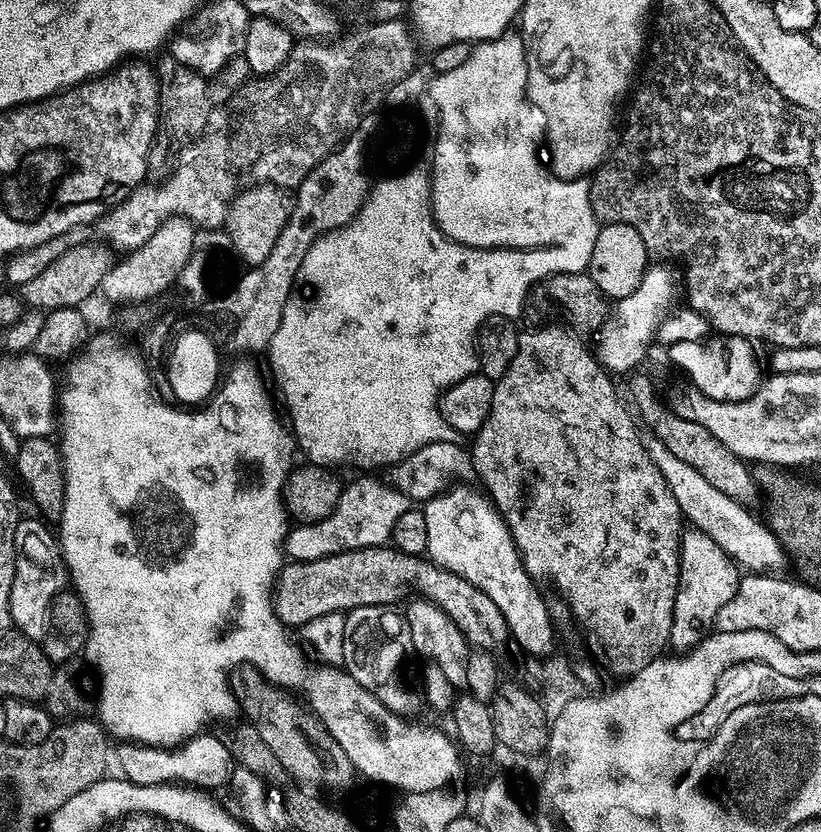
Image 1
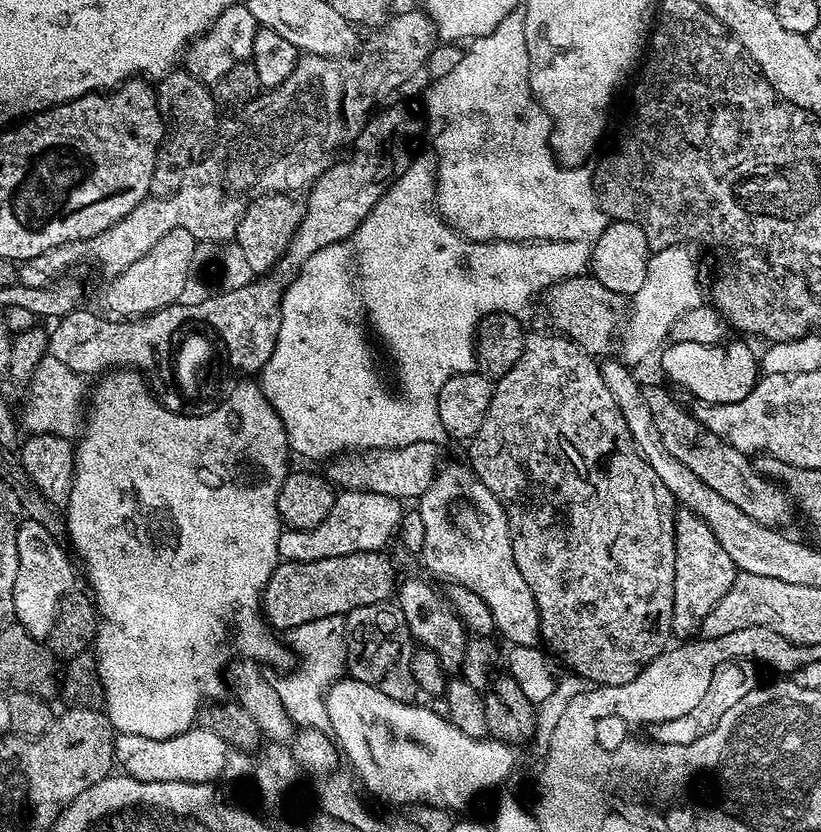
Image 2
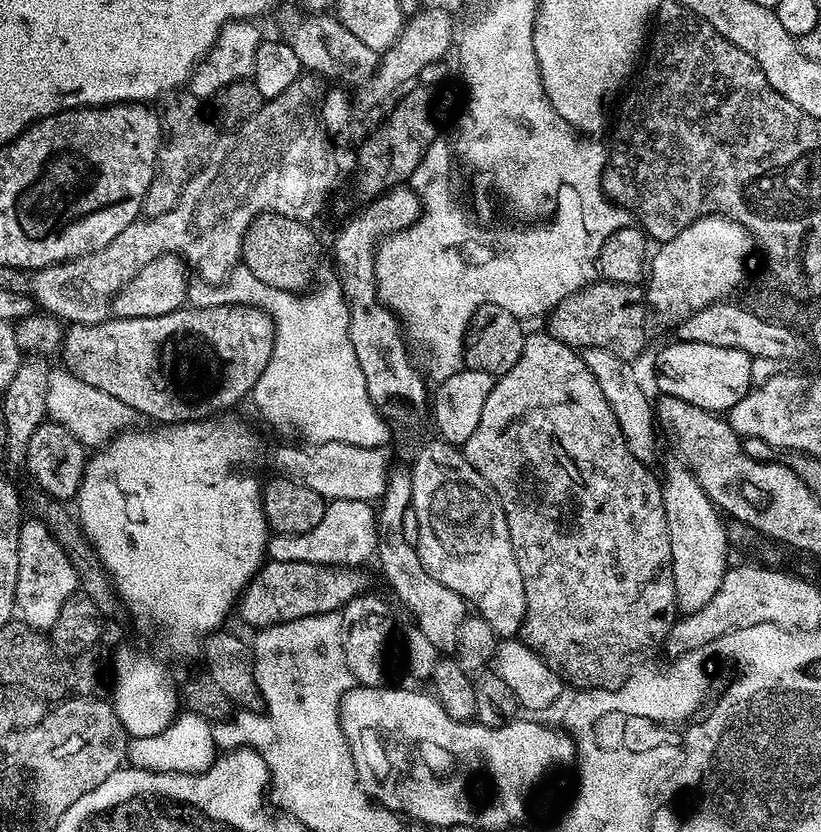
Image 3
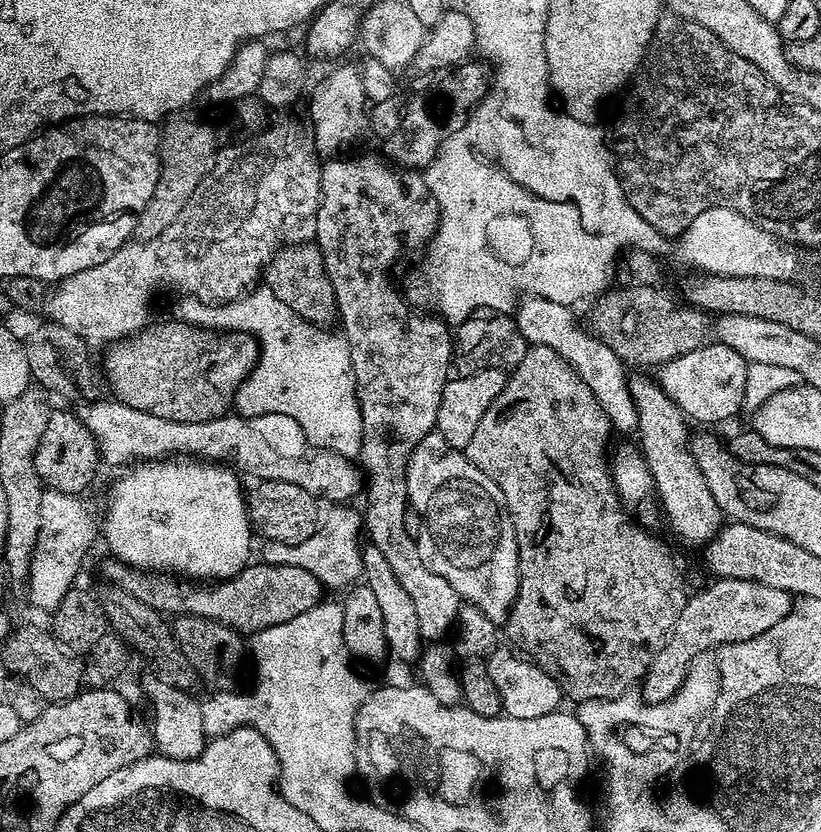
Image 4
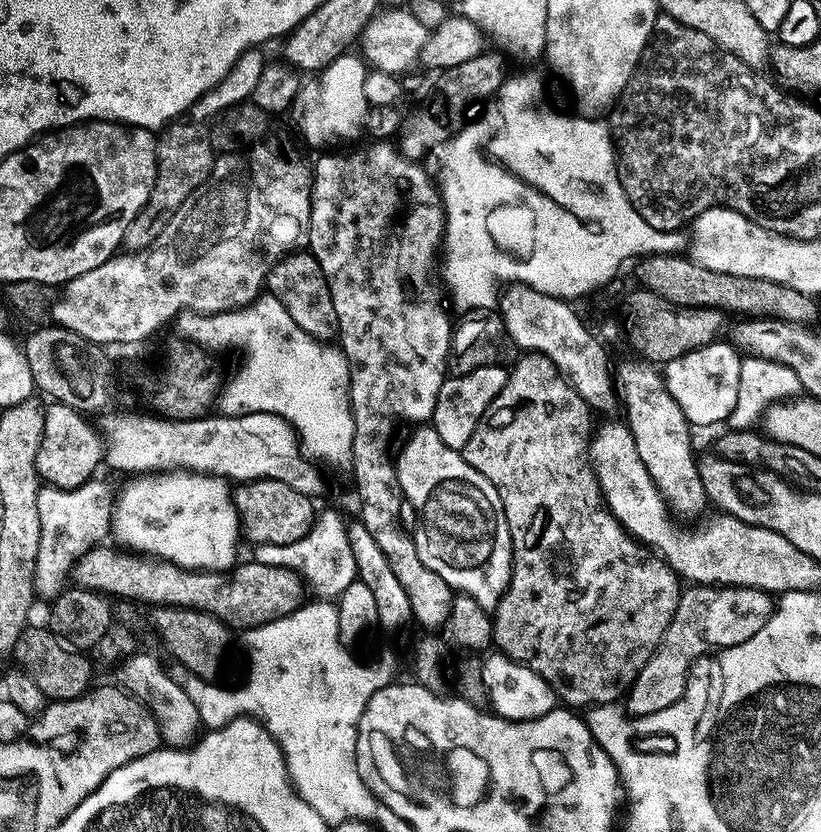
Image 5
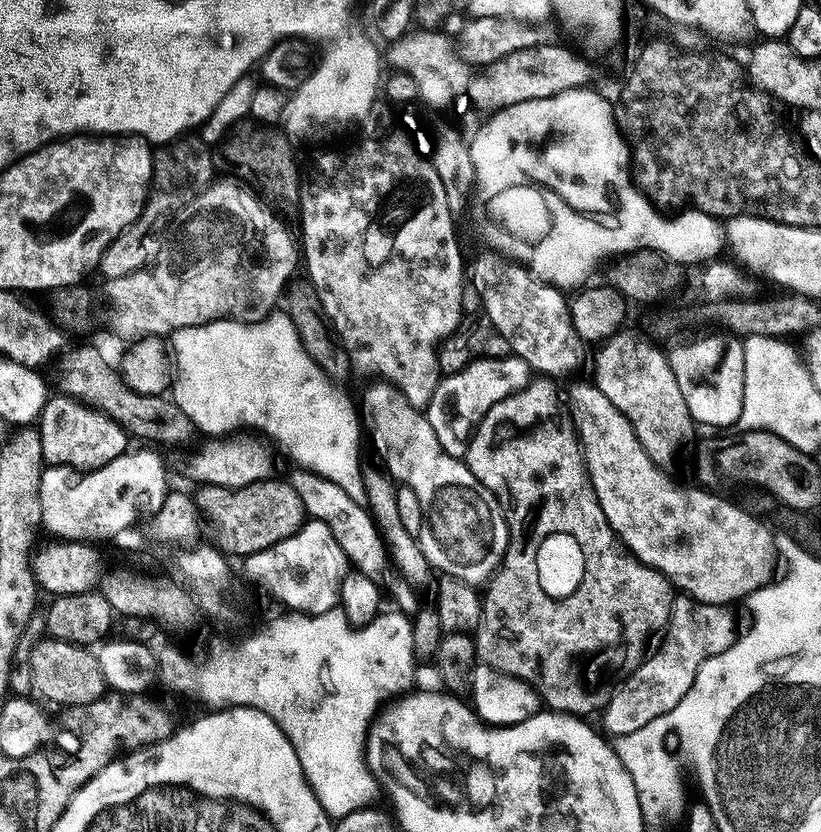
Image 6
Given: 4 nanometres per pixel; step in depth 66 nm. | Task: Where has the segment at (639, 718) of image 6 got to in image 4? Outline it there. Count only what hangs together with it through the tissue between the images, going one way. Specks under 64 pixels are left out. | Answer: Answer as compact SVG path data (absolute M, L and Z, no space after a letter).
M717 579L716 584L704 588L687 597L678 618L674 618L674 626L670 626L668 636L656 652L656 656L644 675L643 703L657 704L666 702L679 690L688 673L688 667L698 654L708 652L711 648L721 648L723 644L733 644L754 638L768 631L788 615L794 607L794 600L787 592L759 584L753 580Z

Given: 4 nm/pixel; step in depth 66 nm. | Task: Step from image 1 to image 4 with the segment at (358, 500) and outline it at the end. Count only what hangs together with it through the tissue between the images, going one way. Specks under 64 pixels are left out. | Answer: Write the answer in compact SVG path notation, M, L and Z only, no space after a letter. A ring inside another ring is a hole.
M332 506L320 521L320 527L306 542L287 544L286 542L267 541L261 550L259 559L265 564L281 564L282 566L298 566L314 578L325 589L344 588L355 585L362 576L362 516L352 506ZM356 580L356 581L355 581ZM348 584L348 585L347 585Z

